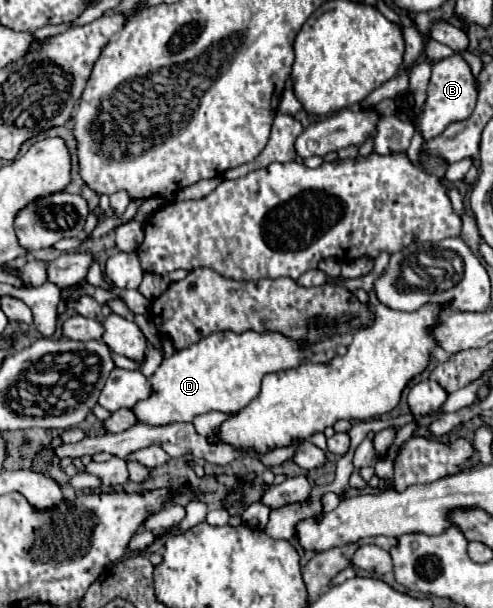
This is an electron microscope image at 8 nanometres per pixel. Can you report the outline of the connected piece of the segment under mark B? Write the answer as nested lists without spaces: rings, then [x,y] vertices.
[[[453,54],[445,60],[439,60],[433,64],[431,80],[427,86],[427,98],[423,104],[423,112],[415,112],[413,126],[421,132],[425,140],[435,138],[441,134],[451,122],[459,122],[471,116],[477,102],[477,88],[475,88],[475,76],[471,74],[469,64],[461,58],[461,54]]]

